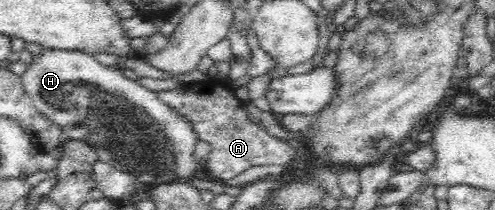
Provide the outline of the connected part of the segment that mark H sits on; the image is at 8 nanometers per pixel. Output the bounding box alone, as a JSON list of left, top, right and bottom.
[21,49,207,189]

